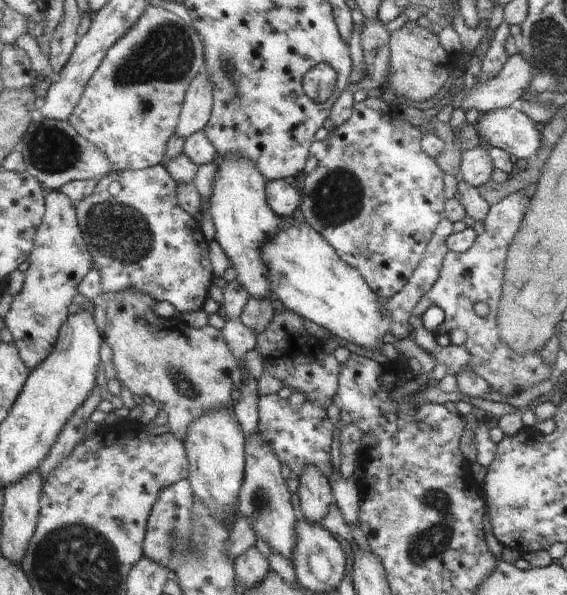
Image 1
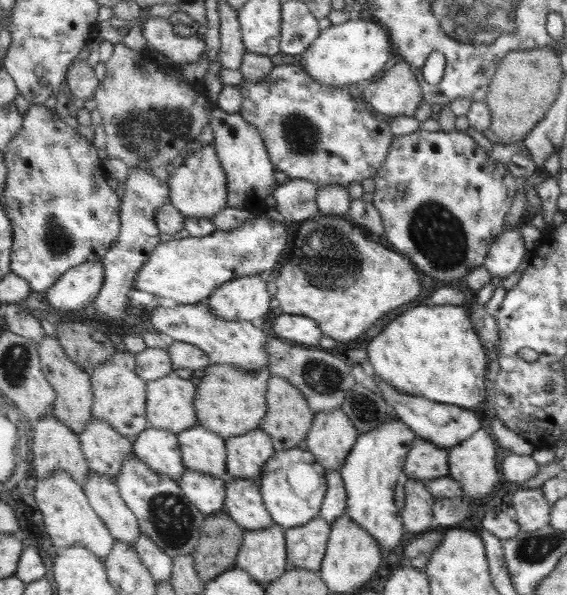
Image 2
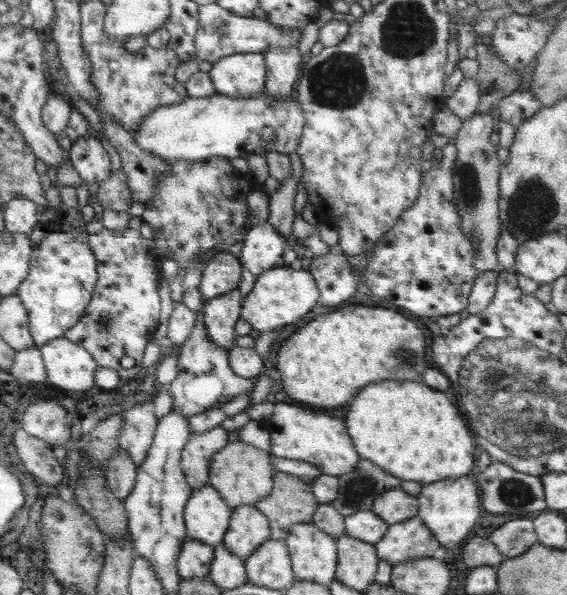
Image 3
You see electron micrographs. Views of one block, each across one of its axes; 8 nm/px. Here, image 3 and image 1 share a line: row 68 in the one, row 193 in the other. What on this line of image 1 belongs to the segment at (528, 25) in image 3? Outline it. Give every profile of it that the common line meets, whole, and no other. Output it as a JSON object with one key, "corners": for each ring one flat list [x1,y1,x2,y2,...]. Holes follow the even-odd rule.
{"corners":[[523,191,513,193,507,198,501,199,501,202,494,204,490,207,489,214,484,220,484,231,477,237,475,244,464,253,449,251,444,259,441,276,435,286,431,288,427,295,420,301,410,318,410,325,413,329,411,336,414,337,415,343,420,345,436,362,443,363,447,368,447,373,457,376,465,367,473,369,478,375,481,375,493,390,505,395,510,396,515,393,517,388,531,388,543,380,547,380,551,376,551,367,545,366,540,355,517,355,516,352,508,347,507,344,500,339,500,330,498,325,498,310,499,305,502,303,504,276,506,275,508,250,510,244,514,242,518,230,522,227,525,212,530,207,531,200,527,198],[477,302,486,302,489,306,489,312,486,316,479,316,475,312,475,304],[429,306,440,306,446,312,446,328,453,329,457,326,465,330,466,341,462,345,453,345,446,341,445,332,432,333,425,328,423,324,423,315,428,311]]}

